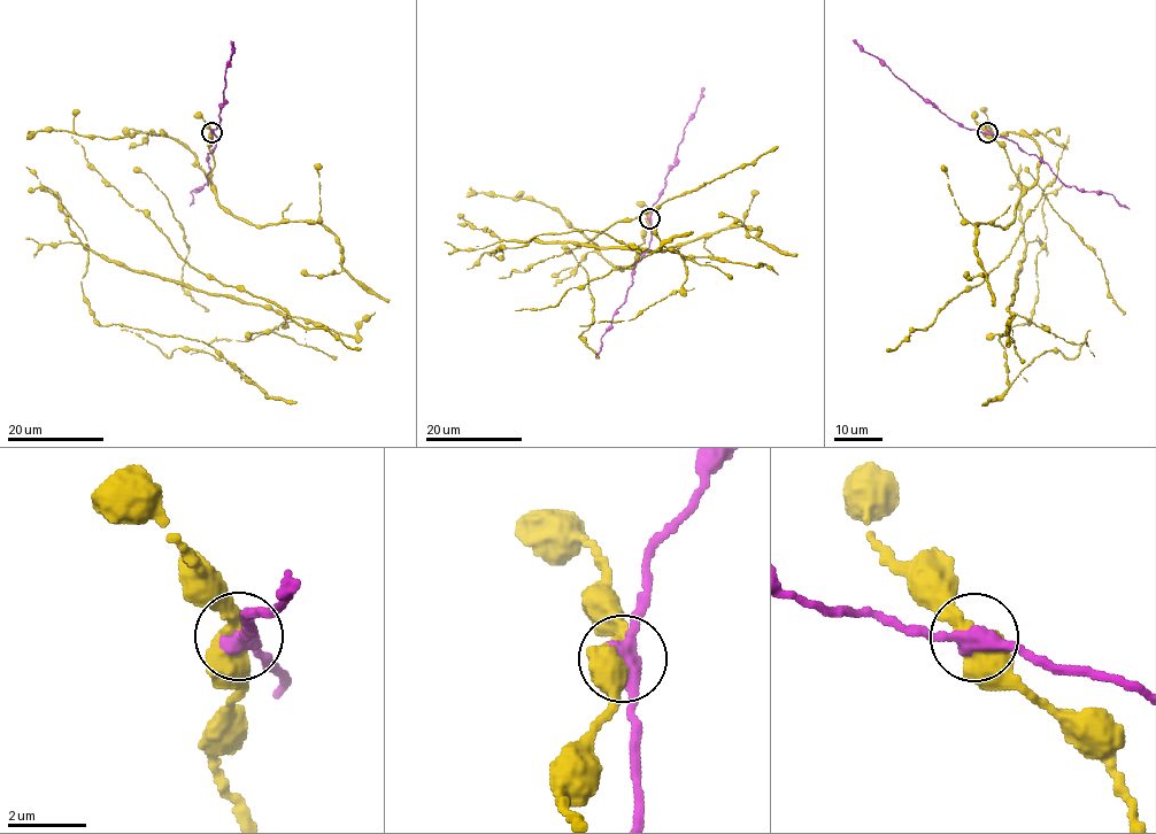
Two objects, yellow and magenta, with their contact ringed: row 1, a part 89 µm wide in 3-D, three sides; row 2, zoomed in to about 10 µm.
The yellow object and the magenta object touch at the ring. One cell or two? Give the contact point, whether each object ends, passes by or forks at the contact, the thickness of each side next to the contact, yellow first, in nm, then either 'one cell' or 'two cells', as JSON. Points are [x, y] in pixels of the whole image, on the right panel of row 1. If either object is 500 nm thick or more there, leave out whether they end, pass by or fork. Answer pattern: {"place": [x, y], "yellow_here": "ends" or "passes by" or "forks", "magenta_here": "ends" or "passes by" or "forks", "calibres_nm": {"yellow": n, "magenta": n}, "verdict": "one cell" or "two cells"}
{"place": [987, 132], "yellow_here": "passes by", "magenta_here": "passes by", "calibres_nm": {"yellow": 440, "magenta": 400}, "verdict": "two cells"}

